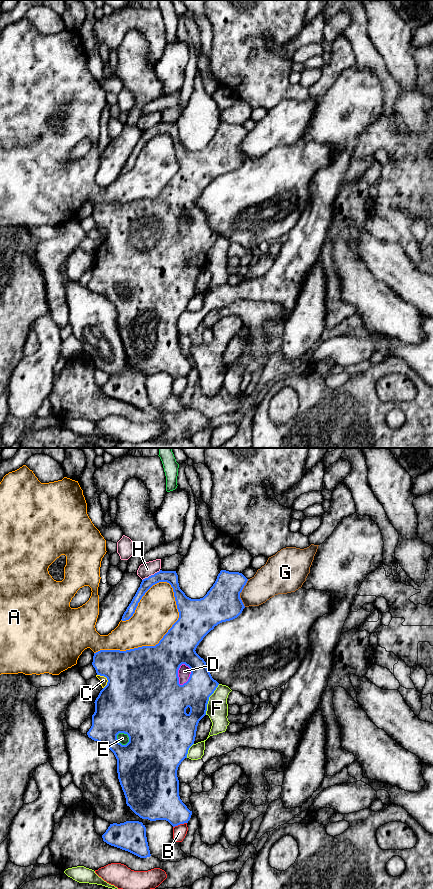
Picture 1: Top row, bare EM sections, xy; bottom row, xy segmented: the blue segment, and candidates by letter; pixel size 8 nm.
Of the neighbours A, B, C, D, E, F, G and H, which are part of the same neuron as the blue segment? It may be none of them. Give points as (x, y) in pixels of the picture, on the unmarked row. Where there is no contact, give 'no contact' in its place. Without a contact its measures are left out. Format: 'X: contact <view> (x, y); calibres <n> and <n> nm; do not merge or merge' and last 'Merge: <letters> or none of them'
A: contact xy (155, 197); calibres 480 and 320 nm; do not merge
B: contact xy (179, 376); calibres 320 and 110 nm; do not merge
C: contact xy (107, 231); calibres 500 and 60 nm; do not merge
D: contact xy (177, 226); calibres 500 and 100 nm; do not merge
E: contact xy (117, 292); calibres 380 and 80 nm; do not merge
F: contact xy (208, 251); calibres 240 and 180 nm; do not merge
G: contact xy (240, 144); calibres 300 and 240 nm; do not merge
H: contact xy (151, 127); calibres 110 and 120 nm; do not merge
Merge: none of them

